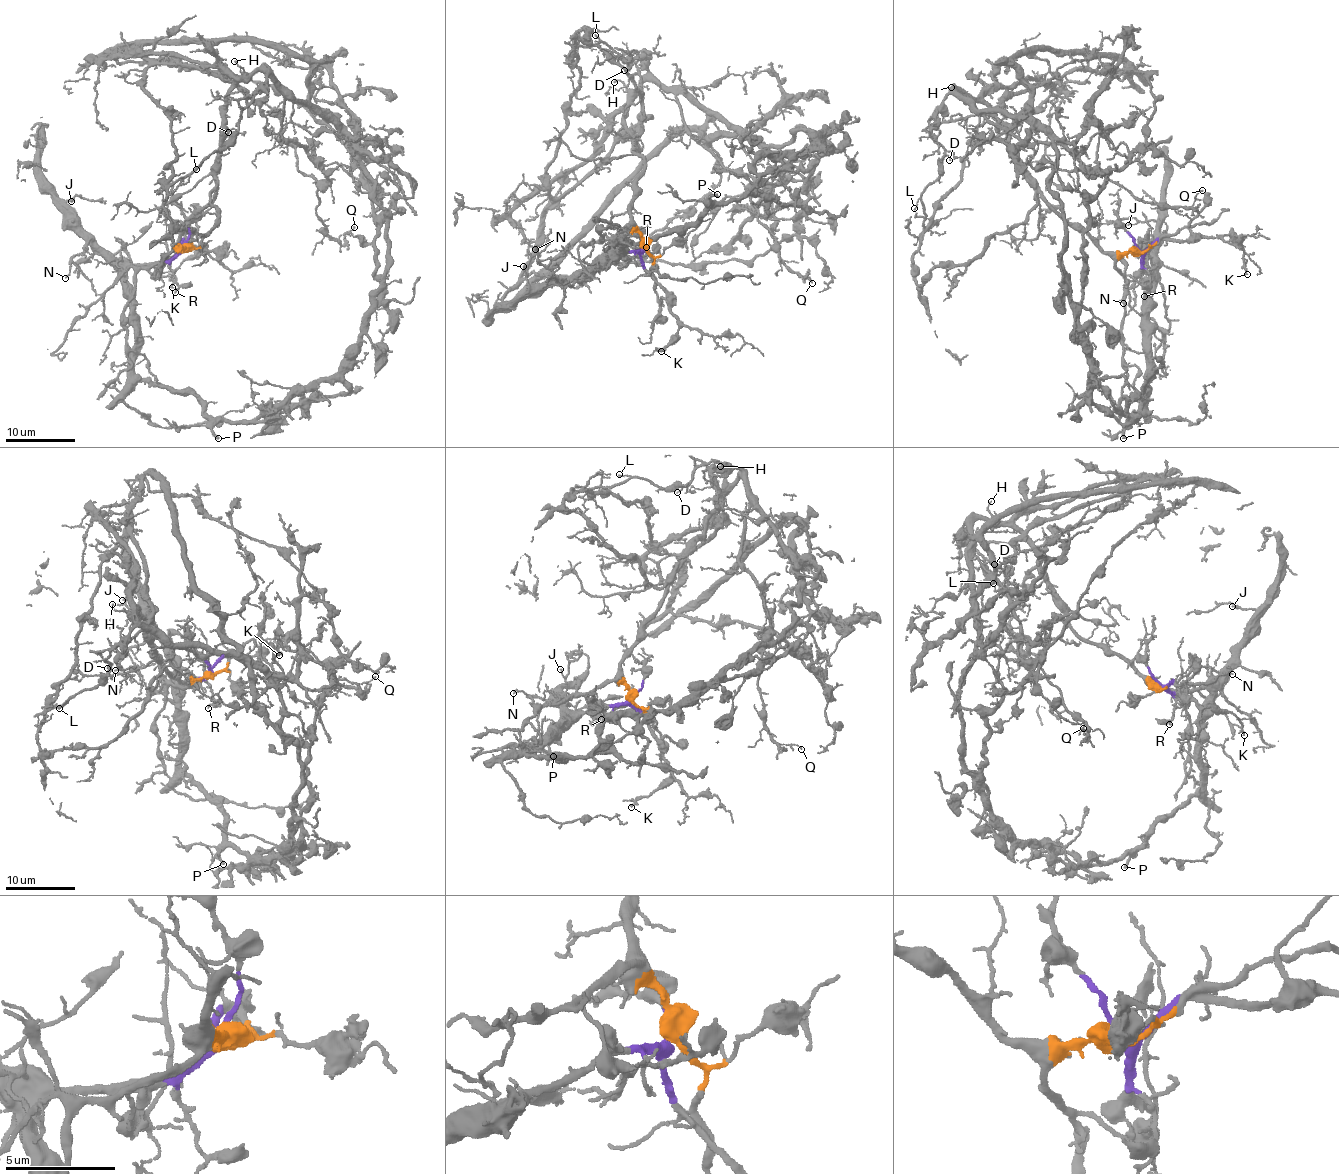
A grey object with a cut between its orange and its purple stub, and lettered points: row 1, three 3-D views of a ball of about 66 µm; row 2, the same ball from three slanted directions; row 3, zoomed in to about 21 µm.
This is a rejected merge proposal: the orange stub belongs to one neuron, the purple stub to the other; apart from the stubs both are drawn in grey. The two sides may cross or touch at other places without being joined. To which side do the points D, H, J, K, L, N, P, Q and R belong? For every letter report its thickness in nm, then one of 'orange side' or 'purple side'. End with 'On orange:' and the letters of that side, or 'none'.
D: 90 nm thick; orange side
H: 110 nm thick; orange side
J: 110 nm thick; purple side
K: 110 nm thick; purple side
L: 100 nm thick; orange side
N: 110 nm thick; purple side
P: 280 nm thick; purple side
Q: 100 nm thick; orange side
R: 170 nm thick; purple side
On orange: D, H, L, Q

